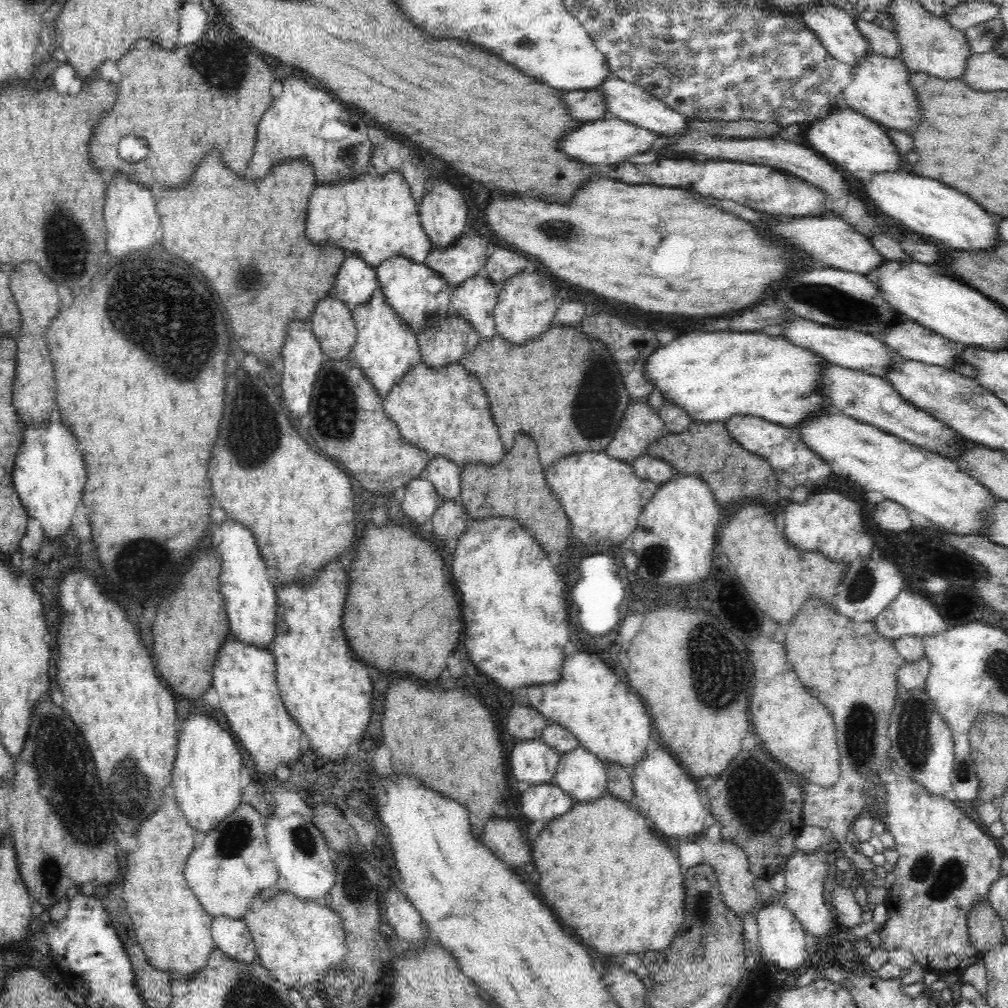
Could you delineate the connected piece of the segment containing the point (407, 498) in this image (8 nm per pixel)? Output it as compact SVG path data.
M425 476L412 479L405 486L401 508L408 520L414 520L426 536L432 536L432 517L441 503L434 485Z

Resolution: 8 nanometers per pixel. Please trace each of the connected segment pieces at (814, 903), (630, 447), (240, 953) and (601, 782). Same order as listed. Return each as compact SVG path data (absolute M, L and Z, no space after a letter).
M796 851L786 862L784 878L786 879L785 893L782 894L784 907L790 909L792 915L800 921L802 929L806 934L812 936L828 936L835 924L833 913L824 902L824 884L826 884L826 874L830 870L830 862L826 860L826 854L812 854L804 851Z
M629 404L618 425L614 438L605 450L606 455L632 466L636 459L647 452L652 441L666 434L664 423L647 404Z
M214 917L211 922L211 935L216 949L221 950L230 959L240 963L257 961L255 945L244 920Z
M584 747L564 753L555 772L554 784L572 800L582 804L601 799L607 794L605 764Z

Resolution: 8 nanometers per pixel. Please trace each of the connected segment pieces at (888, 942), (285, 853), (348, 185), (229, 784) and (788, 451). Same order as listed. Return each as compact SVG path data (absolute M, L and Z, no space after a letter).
M892 762L892 769L884 769L882 772L878 772L879 778L882 778L882 782L884 782L884 790L886 790L886 804L888 804L888 830L893 837L894 837L894 846L893 850L898 852L898 859L895 863L894 866L892 866L892 872L891 875L894 877L894 882L893 886L890 887L890 890L888 891L888 898L886 898L885 905L887 906L887 920L884 923L884 926L881 926L881 928L876 932L878 933L878 939L880 939L880 947L883 950L886 950L886 952L890 953L893 950L904 950L906 952L912 953L912 956L914 957L914 962L917 962L918 964L922 965L925 972L936 972L938 976L941 976L942 974L954 974L957 976L960 976L966 969L970 968L970 966L974 966L976 962L979 962L980 960L980 955L977 953L976 950L974 950L974 946L969 940L970 935L969 935L969 926L967 925L968 922L968 913L970 912L970 909L972 908L972 905L975 905L976 903L979 903L980 901L988 901L990 896L990 888L992 888L992 884L996 884L996 880L1000 880L1001 878L1001 861L1003 860L1004 856L1000 856L1000 850L996 848L996 844L994 844L994 840L990 838L990 836L986 836L980 828L978 828L978 824L974 824L966 814L962 814L962 810L956 806L956 804L952 804L950 800L946 800L946 798L942 798L942 796L930 796L930 792L926 791L926 788L922 787L921 784L916 783L914 779L910 779L910 776L904 775L902 773L894 772L893 770L893 762Z
M298 814L291 816L282 820L270 816L264 820L270 856L277 866L279 876L286 880L287 892L303 901L324 903L338 874L335 865L337 854L327 845L318 827L305 822Z
M392 171L386 172L385 175L380 176L371 173L370 175L361 176L355 179L344 179L343 181L336 181L331 185L326 186L315 185L307 204L305 230L306 237L310 239L310 243L318 244L318 247L340 247L340 249L345 252L345 256L358 255L360 259L364 259L364 263L366 263L368 267L374 270L374 273L376 273L377 268L383 261L394 255L406 256L406 259L414 260L414 263L424 263L428 253L432 249L430 239L428 239L428 235L426 235L426 232L424 232L424 229L422 229L422 225L420 224L419 211L418 208L416 208L414 199L412 199L412 194L410 194L410 187L408 187L408 184L406 184L404 177L402 177L400 173Z
M190 714L177 740L177 755L173 764L171 793L187 824L208 836L241 802L242 756L234 744L234 735L218 726L204 714Z
M734 415L724 421L726 431L742 448L766 459L773 470L777 483L790 490L804 486L808 492L824 487L830 478L831 469L812 449L806 447L795 427L786 428L762 417Z

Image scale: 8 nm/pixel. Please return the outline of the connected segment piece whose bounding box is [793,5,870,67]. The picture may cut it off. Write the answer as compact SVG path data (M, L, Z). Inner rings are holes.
M808 6L796 8L793 14L816 34L826 52L836 60L852 67L870 53L868 41L862 39L862 33L858 33L853 18L838 7Z

